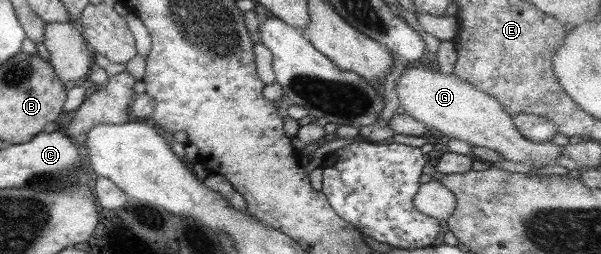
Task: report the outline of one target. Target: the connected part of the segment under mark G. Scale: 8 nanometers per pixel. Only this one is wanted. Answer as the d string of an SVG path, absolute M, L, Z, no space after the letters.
M406 65L396 81L395 93L403 112L414 120L438 130L444 136L462 140L470 144L469 146L484 146L494 150L503 160L533 164L530 173L540 173L543 165L554 164L555 158L563 154L562 145L550 141L533 143L522 138L513 125L512 117L504 112L498 101L476 90L468 82L456 78L452 73L442 74Z

